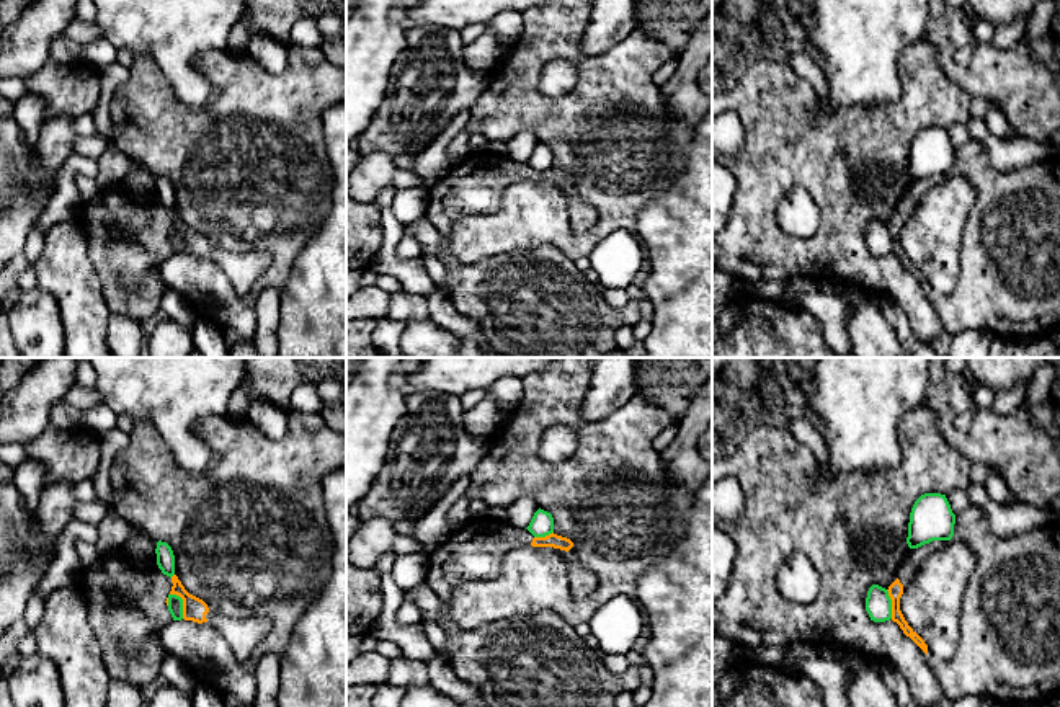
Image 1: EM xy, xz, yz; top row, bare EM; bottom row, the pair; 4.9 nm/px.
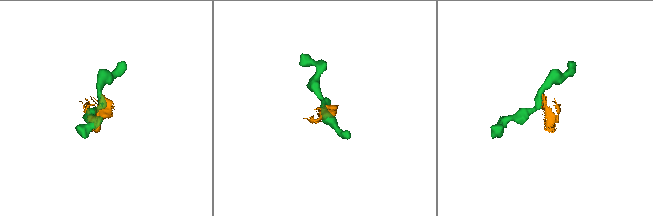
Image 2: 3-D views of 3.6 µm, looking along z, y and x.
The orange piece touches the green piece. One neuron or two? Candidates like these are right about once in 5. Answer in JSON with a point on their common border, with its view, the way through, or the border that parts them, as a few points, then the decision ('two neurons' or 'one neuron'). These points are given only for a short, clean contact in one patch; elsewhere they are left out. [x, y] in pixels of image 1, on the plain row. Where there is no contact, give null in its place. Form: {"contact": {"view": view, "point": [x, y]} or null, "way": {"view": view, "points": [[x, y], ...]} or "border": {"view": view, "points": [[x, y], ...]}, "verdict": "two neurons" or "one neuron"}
{"contact": {"view": "xy", "point": [183, 237]}, "border": {"view": "xy", "points": [[170, 227], [182, 234], [183, 252]]}, "verdict": "two neurons"}

